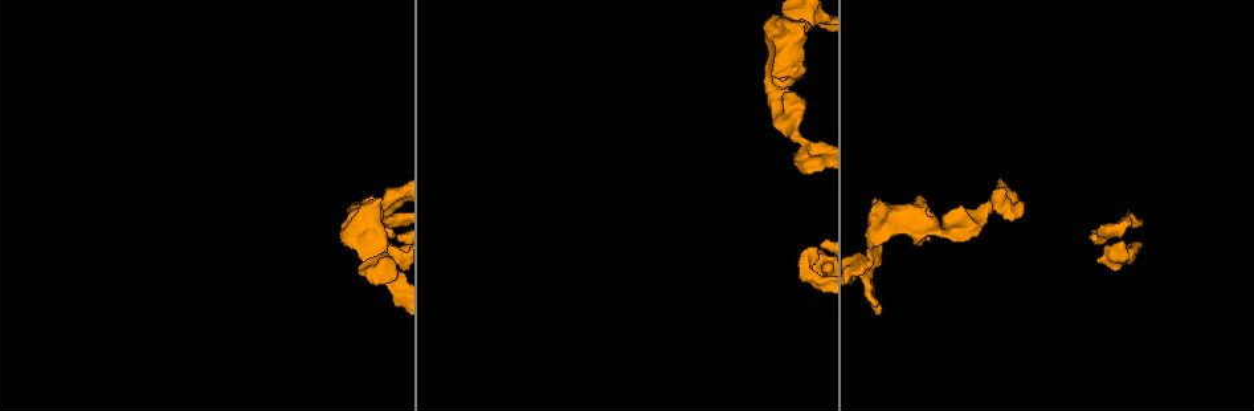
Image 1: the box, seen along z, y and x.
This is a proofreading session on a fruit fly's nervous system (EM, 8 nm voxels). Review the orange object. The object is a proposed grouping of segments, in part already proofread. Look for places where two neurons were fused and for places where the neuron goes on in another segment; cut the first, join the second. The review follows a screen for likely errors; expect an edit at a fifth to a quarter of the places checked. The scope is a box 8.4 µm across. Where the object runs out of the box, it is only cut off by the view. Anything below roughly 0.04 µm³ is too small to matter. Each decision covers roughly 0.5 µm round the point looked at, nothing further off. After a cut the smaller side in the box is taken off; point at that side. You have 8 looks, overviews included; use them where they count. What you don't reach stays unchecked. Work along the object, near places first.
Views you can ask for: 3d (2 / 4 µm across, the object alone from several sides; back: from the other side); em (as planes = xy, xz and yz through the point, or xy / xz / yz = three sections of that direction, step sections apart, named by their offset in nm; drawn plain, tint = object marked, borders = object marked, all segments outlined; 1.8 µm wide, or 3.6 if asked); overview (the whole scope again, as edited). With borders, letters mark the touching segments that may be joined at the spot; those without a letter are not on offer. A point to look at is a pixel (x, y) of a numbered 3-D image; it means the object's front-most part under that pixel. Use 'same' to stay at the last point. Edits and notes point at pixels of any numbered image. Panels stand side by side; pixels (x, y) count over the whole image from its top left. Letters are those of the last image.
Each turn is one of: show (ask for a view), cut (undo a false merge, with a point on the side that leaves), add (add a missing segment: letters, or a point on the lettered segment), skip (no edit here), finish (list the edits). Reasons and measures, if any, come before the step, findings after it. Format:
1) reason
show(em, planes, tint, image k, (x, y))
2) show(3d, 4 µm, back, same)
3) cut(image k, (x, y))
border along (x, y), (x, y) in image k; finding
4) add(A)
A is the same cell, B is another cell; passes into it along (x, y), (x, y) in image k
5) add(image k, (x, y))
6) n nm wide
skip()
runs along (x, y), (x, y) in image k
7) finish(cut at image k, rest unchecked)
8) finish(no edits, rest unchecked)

touches itself
show(3d, 2 µm, image 1, (949, 234))

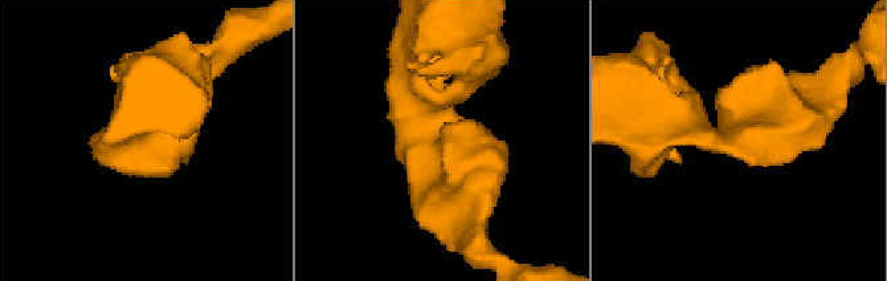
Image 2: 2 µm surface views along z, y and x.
now the EM
show(em, planes, borders, image 2, (740, 138))

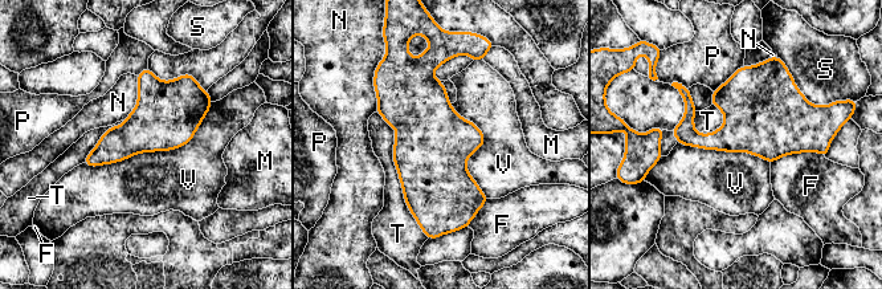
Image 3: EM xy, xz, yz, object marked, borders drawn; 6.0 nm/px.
skip()
F, M, N, P, S, T and V are other cells; border along (212, 102), (178, 147), (84, 163) in image 3; all the same neuron

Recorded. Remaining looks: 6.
abrupt turn
show(em, planes, tint, image 1, (385, 264))

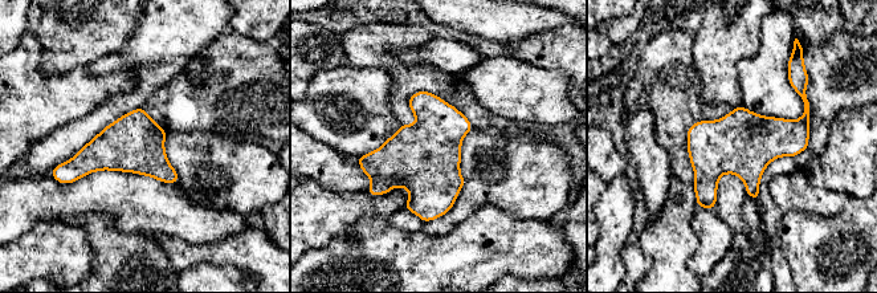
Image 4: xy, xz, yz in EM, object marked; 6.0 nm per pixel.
see the neighbours
show(em, planes, borders, same)

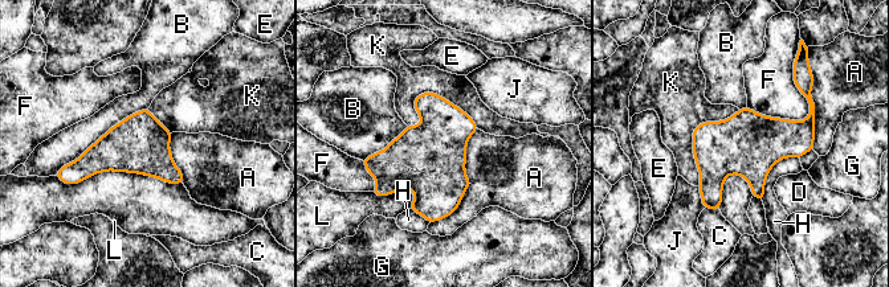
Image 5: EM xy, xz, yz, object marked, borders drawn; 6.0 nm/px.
B touches over 650 nm
skip()
A, B, C, D, E, F, G, H, J, K and L are other cells; border along (477, 128), (469, 187), (429, 224) in image 5; all the same neuron

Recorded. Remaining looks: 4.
an open end
show(em, planes, borders, image 1, (1099, 228))

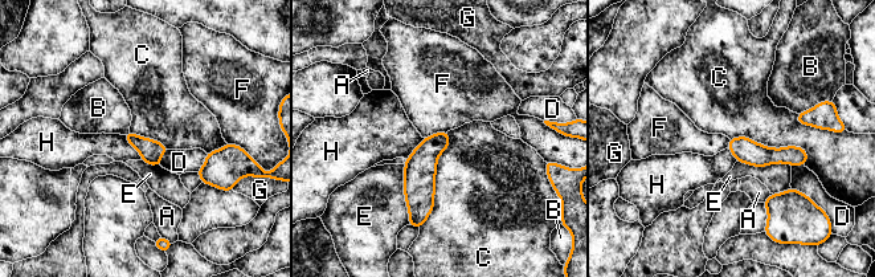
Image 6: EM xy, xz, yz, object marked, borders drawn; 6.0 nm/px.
skip()
A, B, C, D, E, F, G and H are other cells; runs along (445, 135), (420, 167), (420, 216) in image 6; none of them fits

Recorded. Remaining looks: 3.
finish(no edits, rest unchecked)

